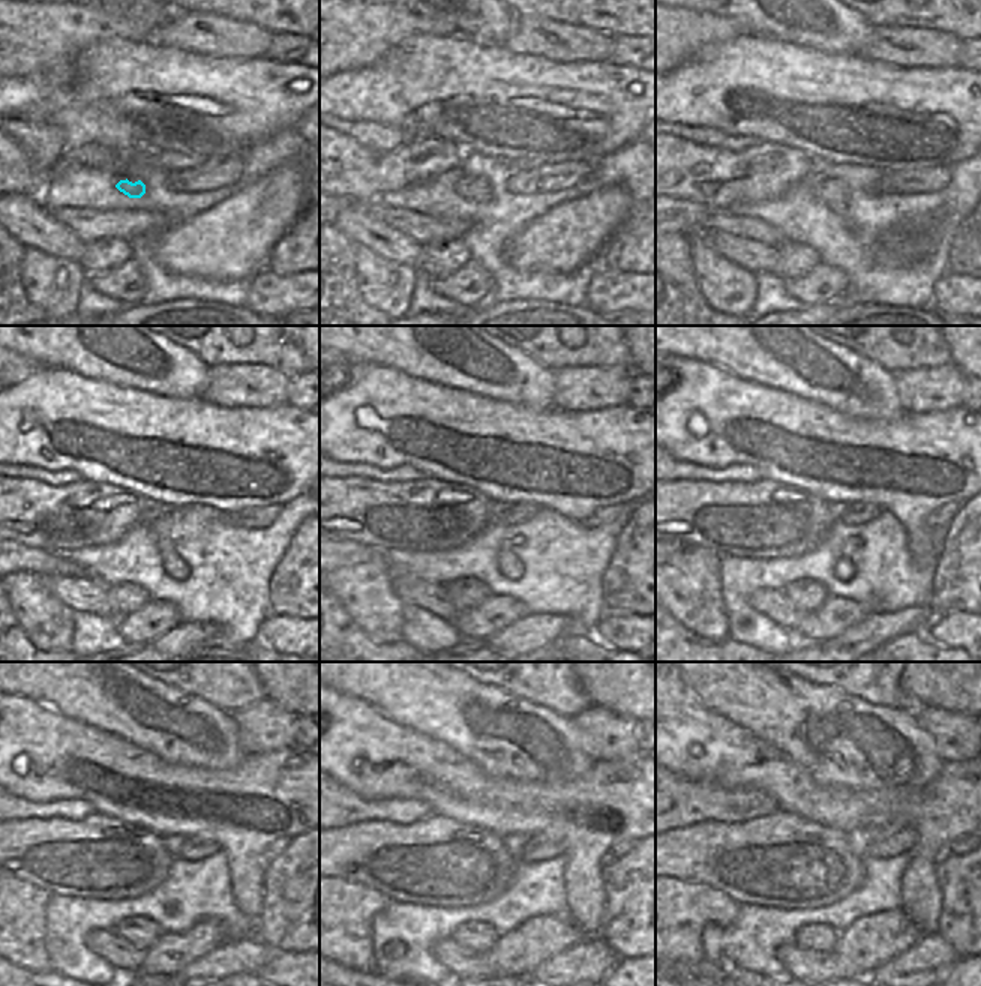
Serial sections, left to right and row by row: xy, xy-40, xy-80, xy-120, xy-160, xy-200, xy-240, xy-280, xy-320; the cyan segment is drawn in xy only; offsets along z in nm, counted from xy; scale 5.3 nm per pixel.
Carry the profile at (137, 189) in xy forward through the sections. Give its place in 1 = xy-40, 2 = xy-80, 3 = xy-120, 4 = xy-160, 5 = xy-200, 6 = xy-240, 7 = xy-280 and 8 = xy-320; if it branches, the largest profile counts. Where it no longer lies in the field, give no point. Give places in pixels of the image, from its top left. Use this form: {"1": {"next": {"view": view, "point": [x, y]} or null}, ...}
{"1": {"next": {"view": "xy-40", "point": [479, 189]}}, "2": {"next": {"view": "xy-80", "point": [833, 192]}}, "3": {"next": {"view": "xy-120", "point": [161, 527]}}, "4": {"next": {"view": "xy-160", "point": [516, 514]}}, "5": {"next": {"view": "xy-200", "point": [861, 512]}}, "6": {"next": {"view": "xy-240", "point": [197, 847]}}, "7": {"next": {"view": "xy-280", "point": [539, 847]}}, "8": {"next": {"view": "xy-320", "point": [899, 836]}}}

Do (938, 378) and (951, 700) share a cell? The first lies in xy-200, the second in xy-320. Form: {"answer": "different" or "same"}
{"answer": "different"}

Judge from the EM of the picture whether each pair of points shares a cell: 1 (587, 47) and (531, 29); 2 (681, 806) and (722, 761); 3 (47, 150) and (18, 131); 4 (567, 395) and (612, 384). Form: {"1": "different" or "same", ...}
{"1": "same", "2": "different", "3": "same", "4": "same"}

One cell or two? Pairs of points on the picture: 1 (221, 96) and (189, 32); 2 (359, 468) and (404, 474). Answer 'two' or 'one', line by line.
1: two
2: one

